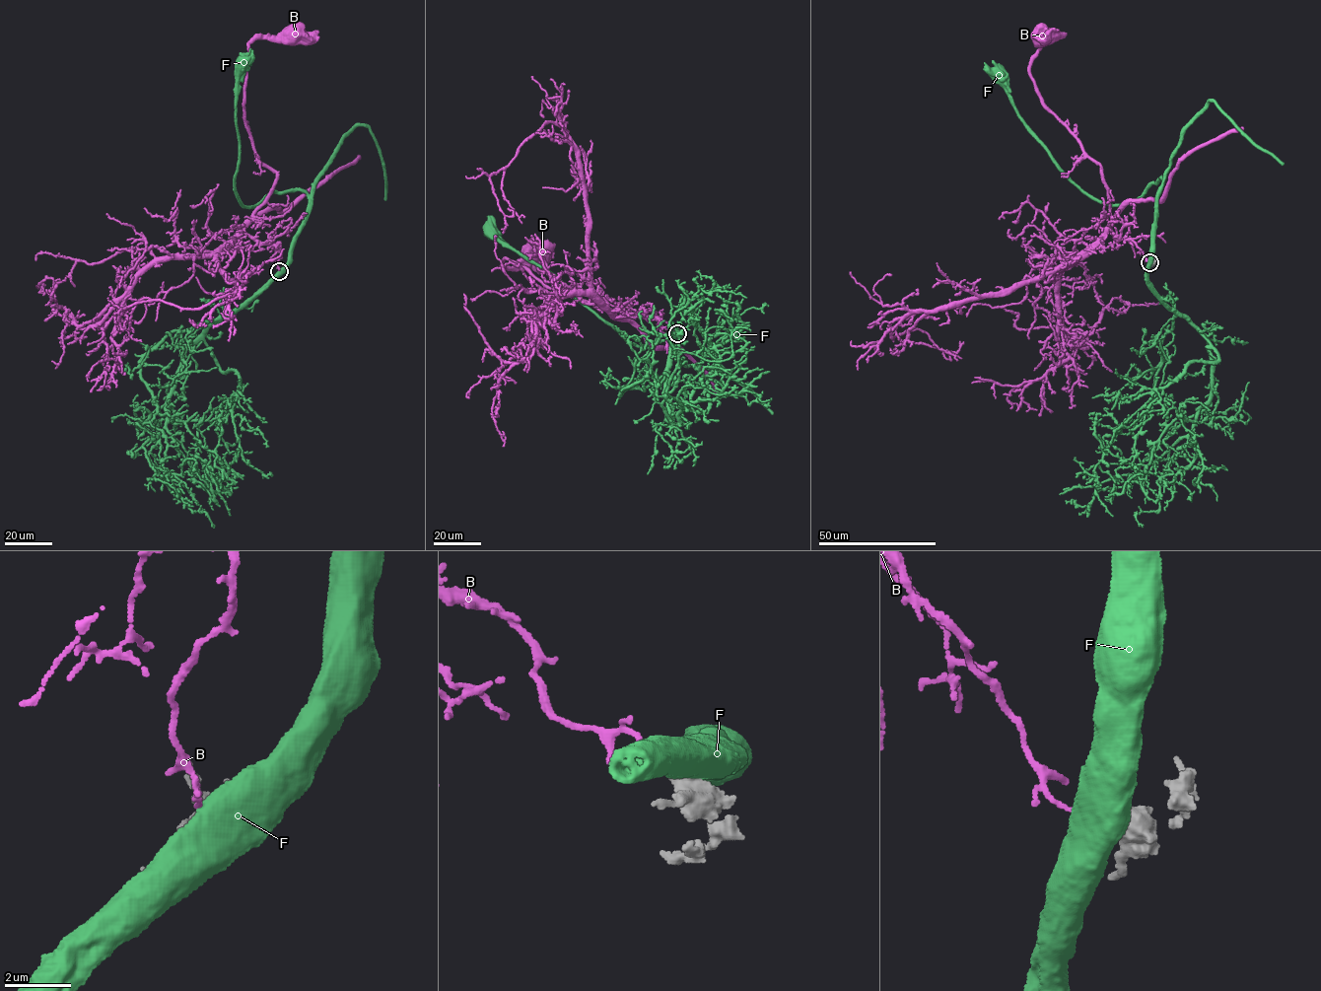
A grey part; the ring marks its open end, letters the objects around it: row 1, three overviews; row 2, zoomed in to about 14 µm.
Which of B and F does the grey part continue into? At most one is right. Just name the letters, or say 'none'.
none

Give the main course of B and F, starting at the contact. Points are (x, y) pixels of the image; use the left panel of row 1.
B: (280, 270), (280, 246), (244, 230), (276, 174), (258, 161), (243, 89), (249, 43), (294, 34)
F: (280, 271), (309, 200), (306, 192), (290, 189), (270, 192), (253, 206), (240, 201), (235, 104), (243, 60)

